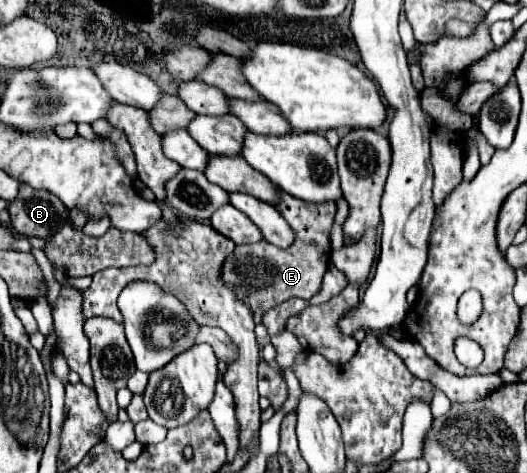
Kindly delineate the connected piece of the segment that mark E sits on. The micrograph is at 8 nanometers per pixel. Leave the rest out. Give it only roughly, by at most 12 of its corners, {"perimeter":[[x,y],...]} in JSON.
{"perimeter":[[283,195],[297,243],[237,245],[225,287],[265,313],[311,299],[329,267],[335,203]]}

